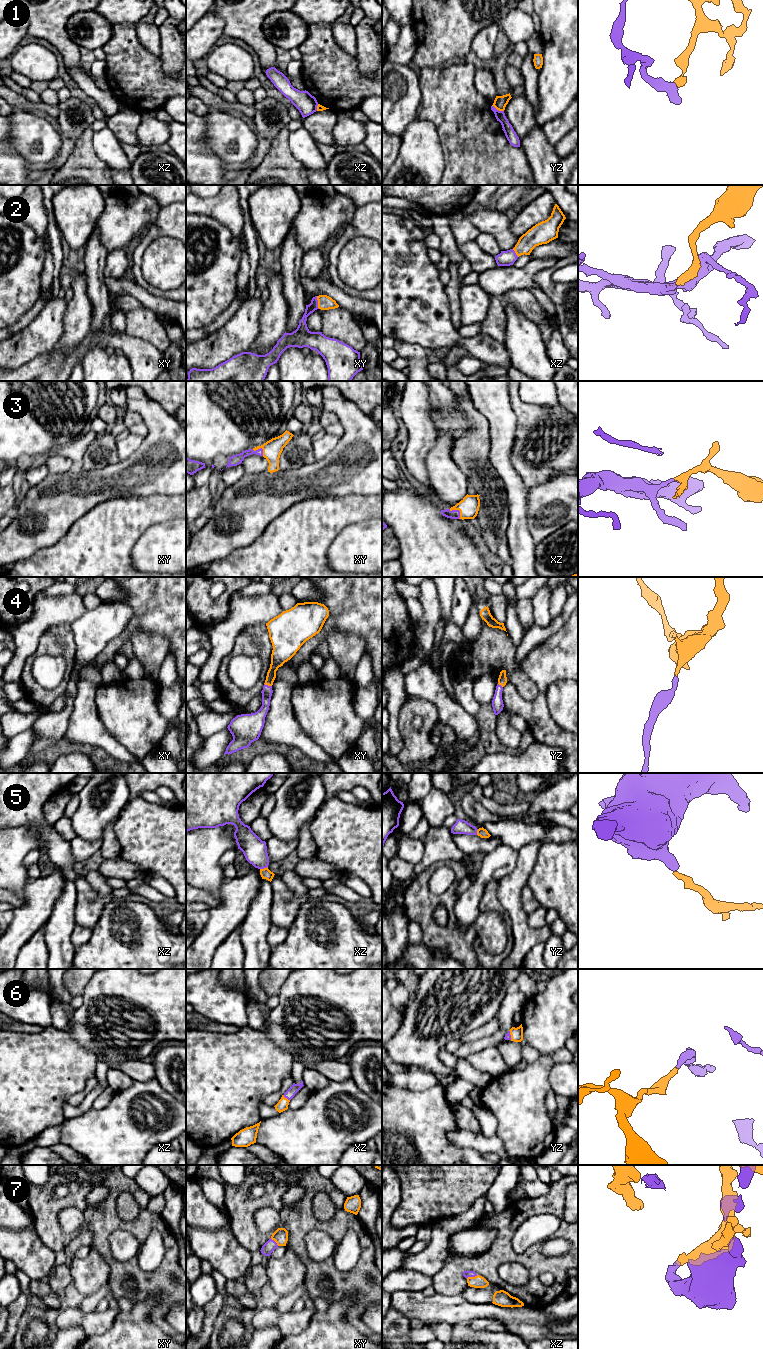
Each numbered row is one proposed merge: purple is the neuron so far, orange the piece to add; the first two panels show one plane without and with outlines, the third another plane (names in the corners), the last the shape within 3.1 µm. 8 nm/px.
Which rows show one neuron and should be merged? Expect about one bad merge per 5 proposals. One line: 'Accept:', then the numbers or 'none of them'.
Accept: 2, 3, 4, 5, 6, 7

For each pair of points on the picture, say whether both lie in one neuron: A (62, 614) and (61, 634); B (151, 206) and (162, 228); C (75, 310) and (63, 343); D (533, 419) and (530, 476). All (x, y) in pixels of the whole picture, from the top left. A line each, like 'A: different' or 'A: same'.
A: different
B: different
C: same
D: same

